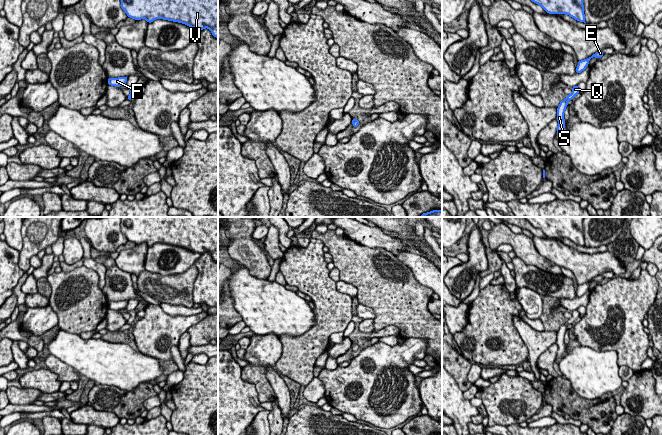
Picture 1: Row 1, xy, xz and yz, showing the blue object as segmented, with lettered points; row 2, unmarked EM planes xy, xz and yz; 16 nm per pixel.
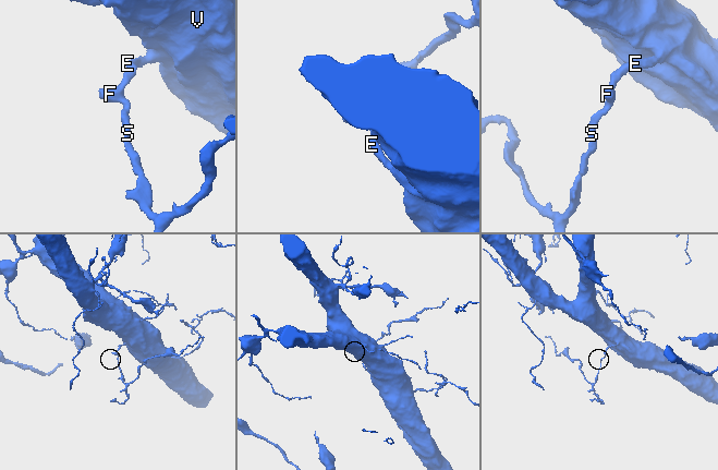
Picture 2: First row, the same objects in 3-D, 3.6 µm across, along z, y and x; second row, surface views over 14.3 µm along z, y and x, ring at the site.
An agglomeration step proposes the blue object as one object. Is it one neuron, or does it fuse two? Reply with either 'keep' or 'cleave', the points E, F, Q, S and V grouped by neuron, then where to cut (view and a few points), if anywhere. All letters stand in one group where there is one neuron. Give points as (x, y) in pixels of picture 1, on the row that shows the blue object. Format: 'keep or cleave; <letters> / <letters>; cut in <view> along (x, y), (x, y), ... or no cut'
keep; E F Q S V; no cut

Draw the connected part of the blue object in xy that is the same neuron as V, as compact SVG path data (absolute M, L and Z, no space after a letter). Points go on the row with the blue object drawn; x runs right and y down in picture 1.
M121 0L121 8L128 17L135 20L145 18L148 23L155 19L164 19L195 29L209 28L212 35L218 39L218 0Z

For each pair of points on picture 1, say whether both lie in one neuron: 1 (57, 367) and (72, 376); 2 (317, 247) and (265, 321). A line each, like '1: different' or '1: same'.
1: same
2: different

